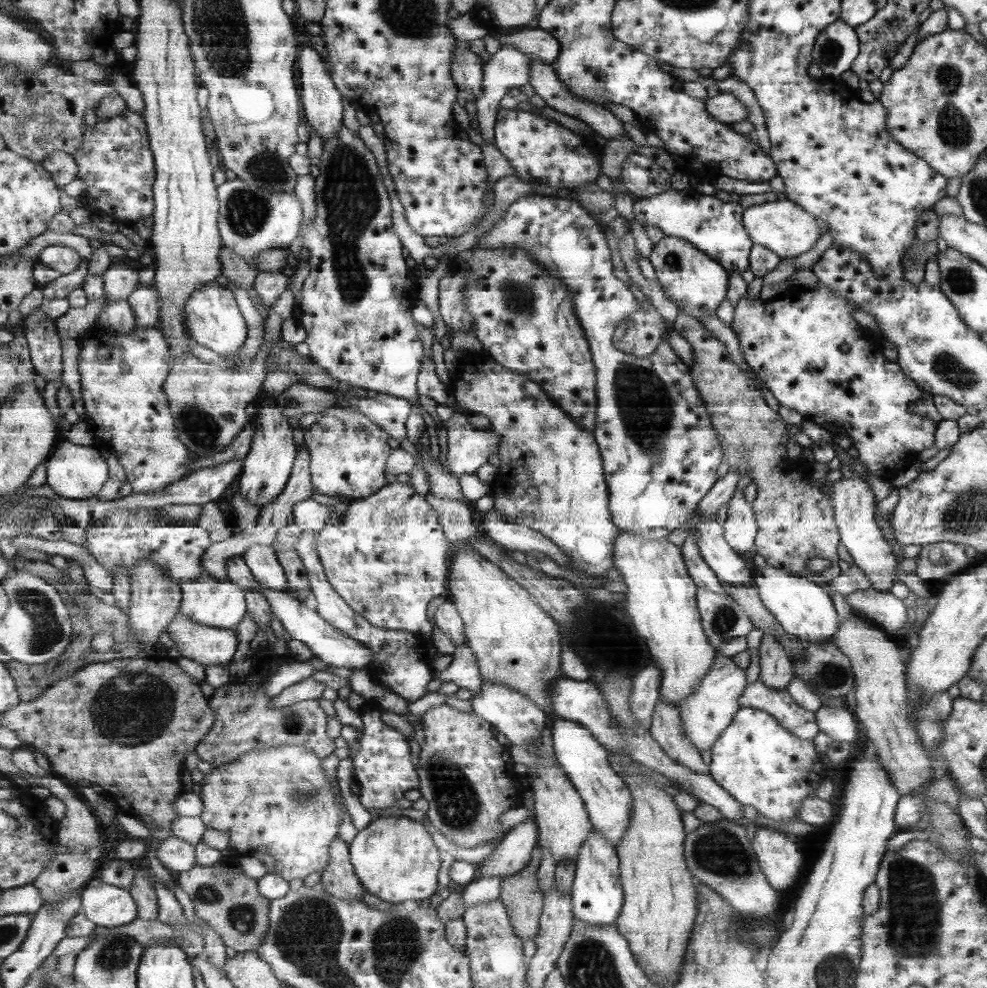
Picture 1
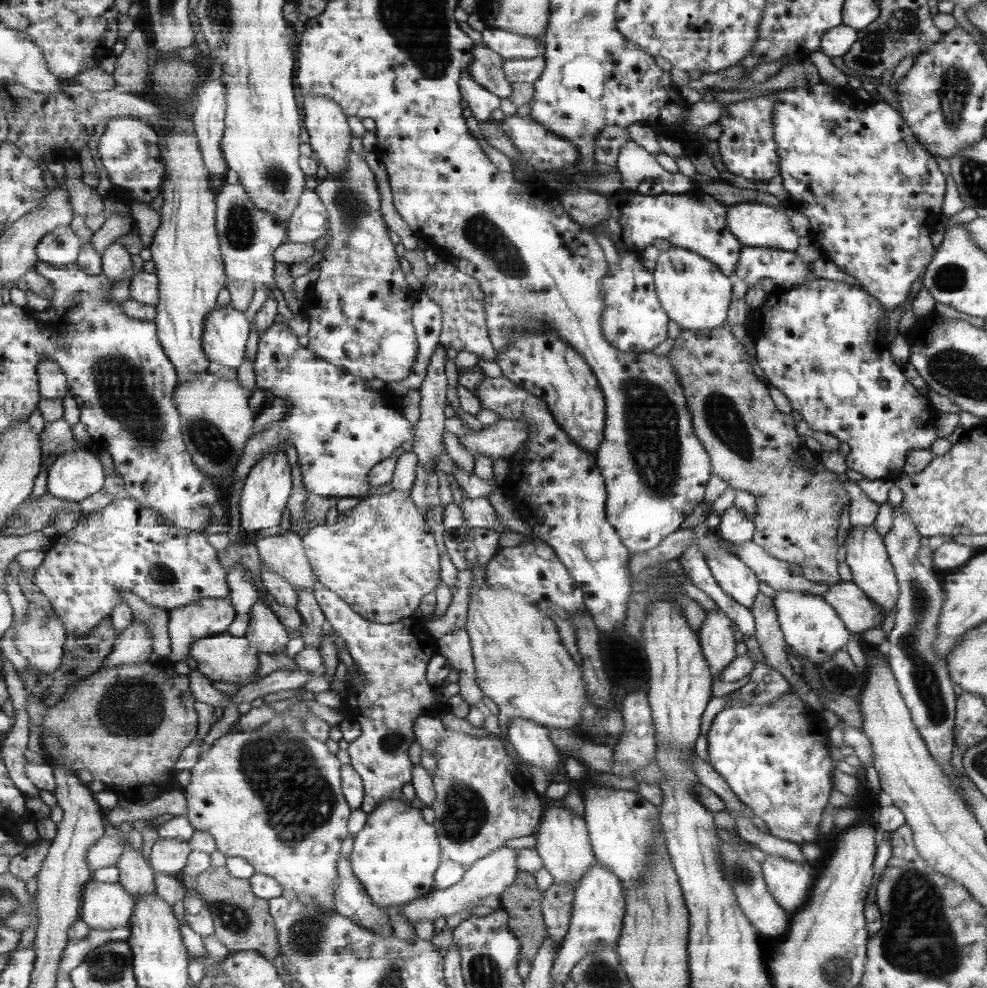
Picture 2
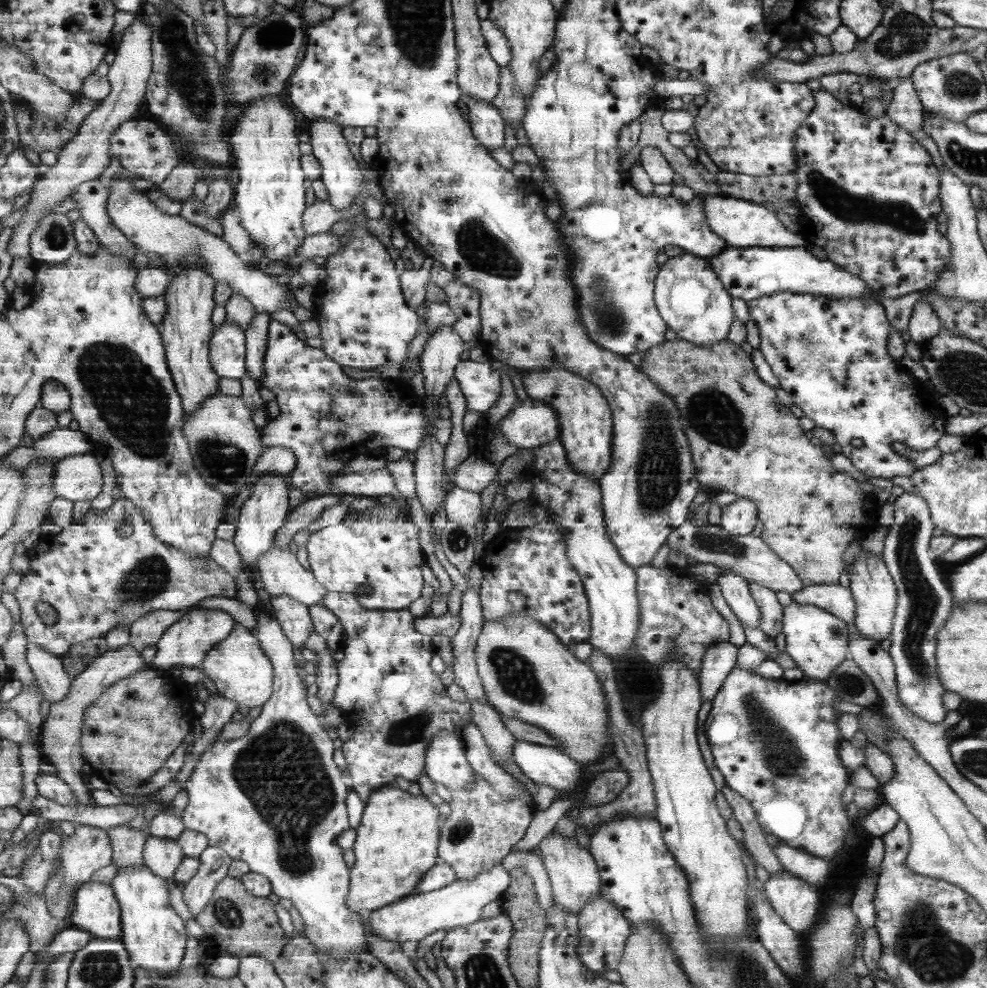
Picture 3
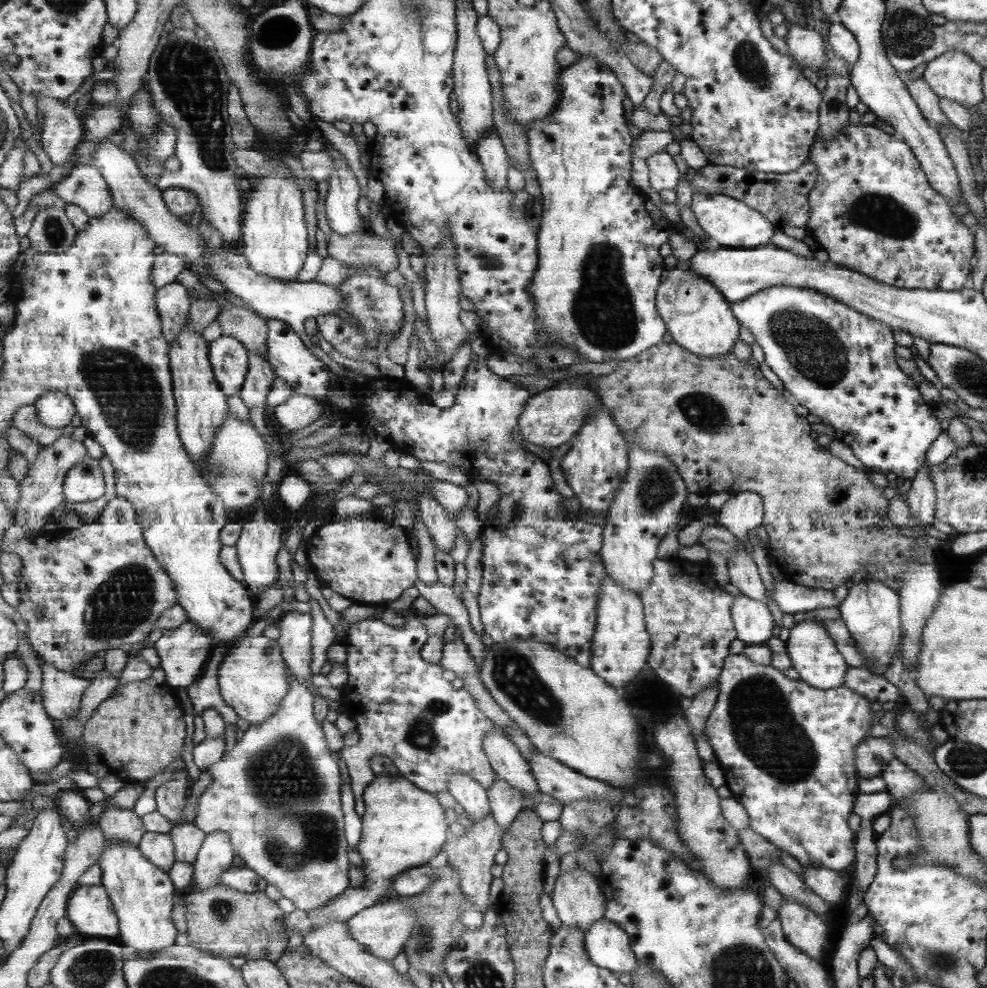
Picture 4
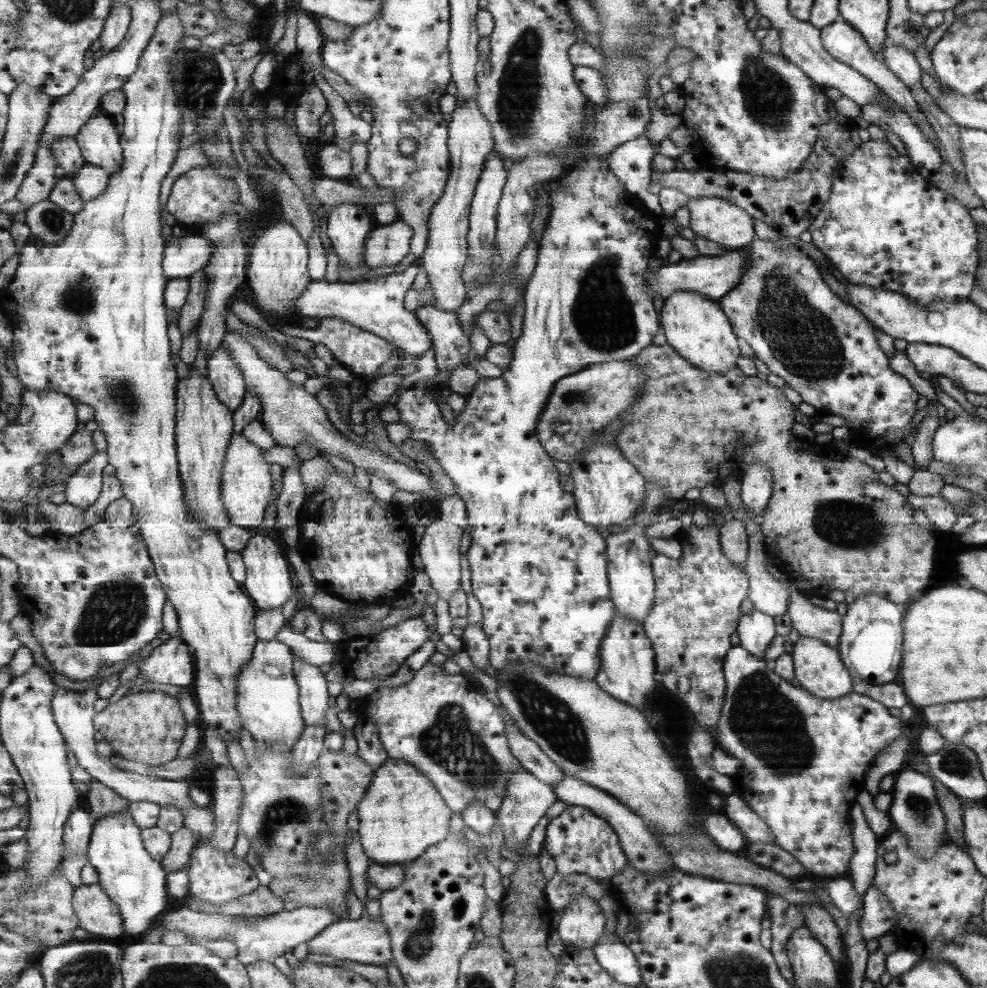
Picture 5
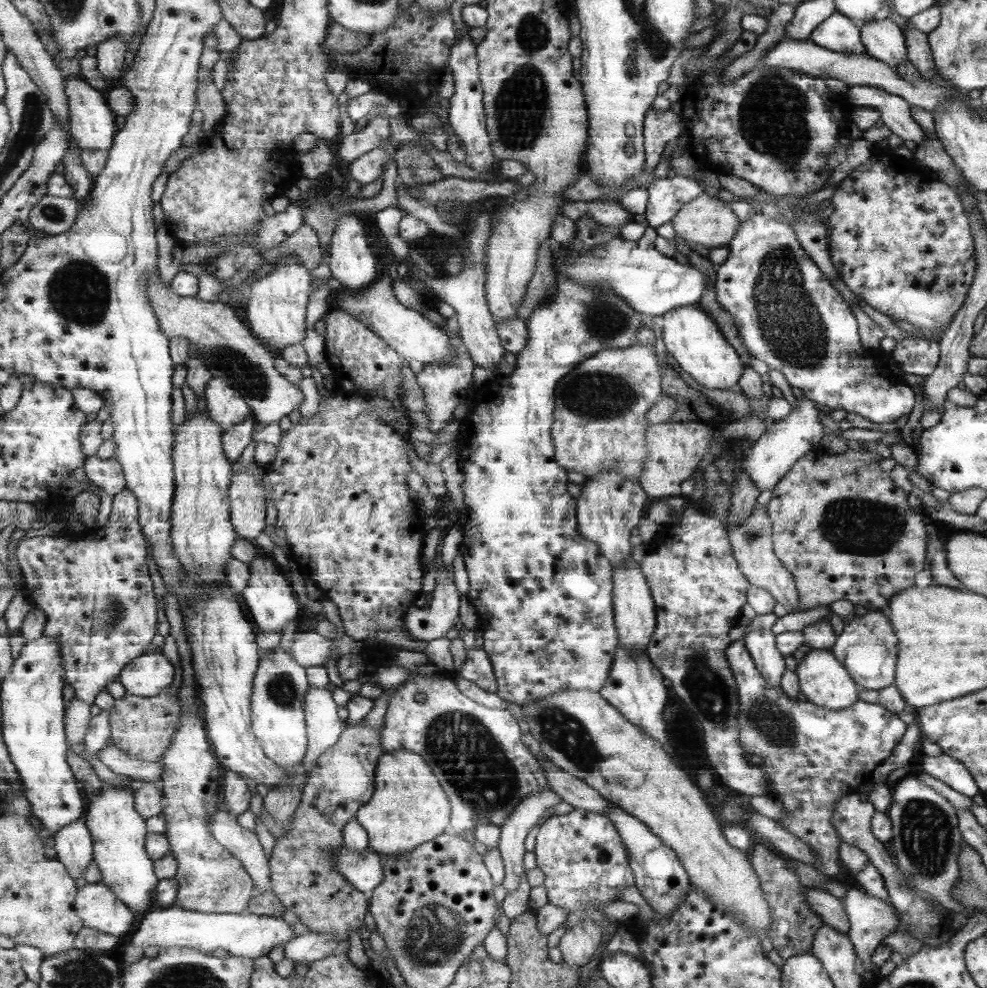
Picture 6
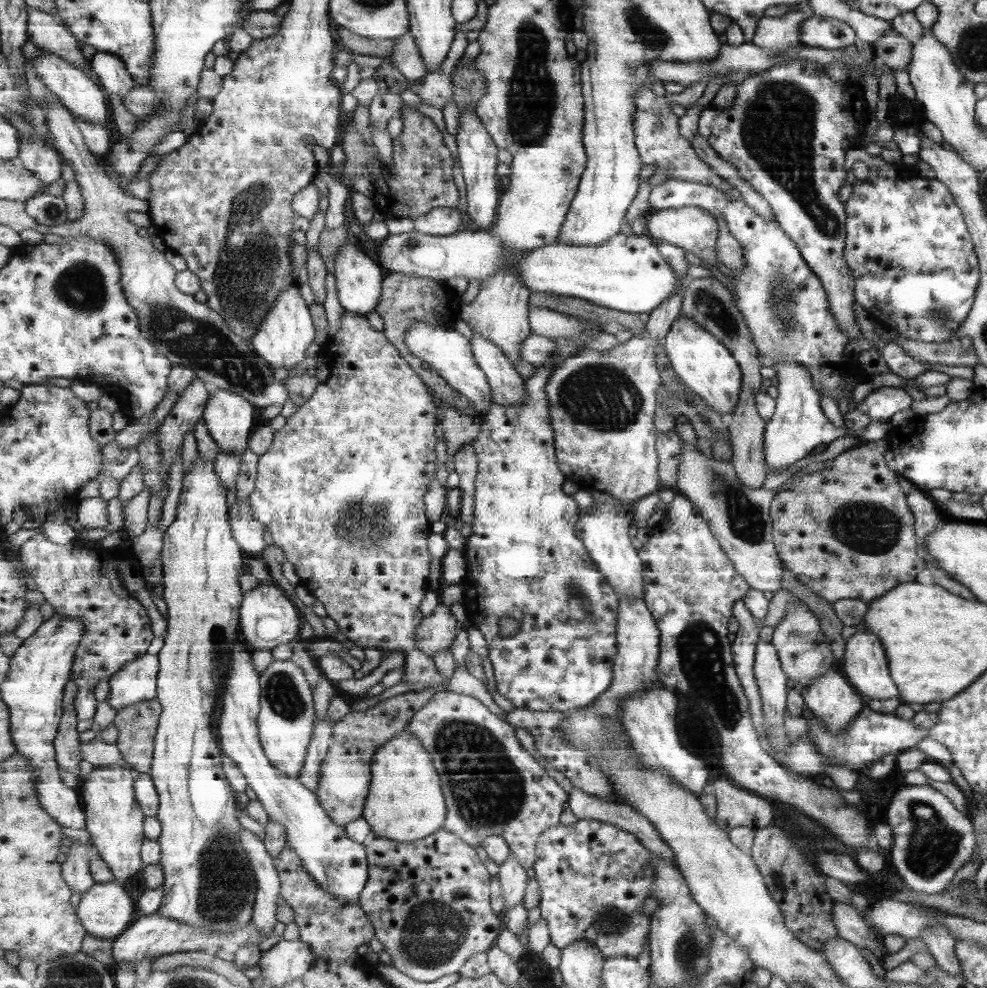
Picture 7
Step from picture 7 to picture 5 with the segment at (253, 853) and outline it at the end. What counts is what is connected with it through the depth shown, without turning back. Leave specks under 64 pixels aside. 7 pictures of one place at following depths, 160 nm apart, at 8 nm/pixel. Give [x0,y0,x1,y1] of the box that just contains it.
[53,687,215,840]

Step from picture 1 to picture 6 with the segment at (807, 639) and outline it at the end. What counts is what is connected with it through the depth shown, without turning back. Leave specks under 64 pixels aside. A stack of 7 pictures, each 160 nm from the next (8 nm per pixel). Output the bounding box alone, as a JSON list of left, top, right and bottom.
[795,649,859,710]

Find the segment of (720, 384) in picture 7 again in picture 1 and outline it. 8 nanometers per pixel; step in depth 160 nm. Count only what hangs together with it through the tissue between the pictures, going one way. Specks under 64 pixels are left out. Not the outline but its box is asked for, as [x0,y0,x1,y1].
[650,237,729,318]

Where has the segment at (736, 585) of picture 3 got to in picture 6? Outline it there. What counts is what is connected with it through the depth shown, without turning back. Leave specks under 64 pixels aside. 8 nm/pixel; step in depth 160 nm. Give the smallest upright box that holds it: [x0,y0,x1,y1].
[743,630,784,687]

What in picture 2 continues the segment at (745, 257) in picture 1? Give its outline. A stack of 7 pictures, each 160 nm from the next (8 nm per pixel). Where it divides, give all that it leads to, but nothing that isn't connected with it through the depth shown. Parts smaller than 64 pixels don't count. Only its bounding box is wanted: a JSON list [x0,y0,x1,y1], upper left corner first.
[600,188,741,353]

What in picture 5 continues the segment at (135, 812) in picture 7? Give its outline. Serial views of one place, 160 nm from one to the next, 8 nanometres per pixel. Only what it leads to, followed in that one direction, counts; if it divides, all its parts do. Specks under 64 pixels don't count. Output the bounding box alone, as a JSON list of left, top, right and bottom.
[87,812,175,936]

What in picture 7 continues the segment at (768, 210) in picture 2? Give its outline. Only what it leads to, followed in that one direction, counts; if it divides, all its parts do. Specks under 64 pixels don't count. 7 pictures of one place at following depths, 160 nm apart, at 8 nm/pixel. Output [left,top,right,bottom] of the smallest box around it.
[646,207,717,268]

